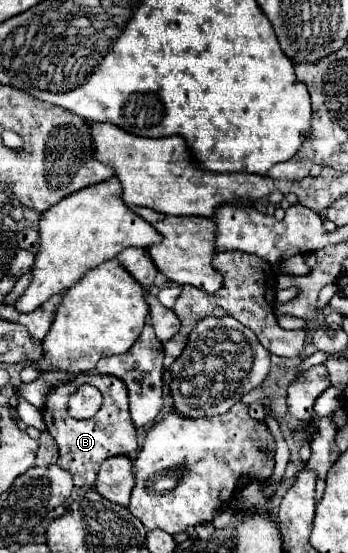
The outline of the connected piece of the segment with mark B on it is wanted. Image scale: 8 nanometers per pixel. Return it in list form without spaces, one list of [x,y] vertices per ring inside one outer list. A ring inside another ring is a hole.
[[[79,374],[75,376],[75,380],[65,382],[65,384],[57,384],[55,388],[51,388],[51,392],[47,394],[45,400],[45,408],[43,408],[43,420],[45,420],[45,428],[47,432],[55,438],[57,448],[59,448],[59,460],[57,464],[71,472],[73,484],[81,486],[81,488],[91,488],[97,480],[99,474],[99,466],[103,460],[111,458],[111,456],[137,456],[137,436],[135,436],[135,424],[129,416],[129,408],[127,408],[127,388],[125,384],[115,378],[115,376],[103,376],[103,374]],[[81,384],[91,384],[95,386],[101,394],[103,394],[103,406],[99,408],[99,412],[89,418],[89,420],[73,420],[67,414],[67,398],[73,394],[73,390],[77,390]]]

